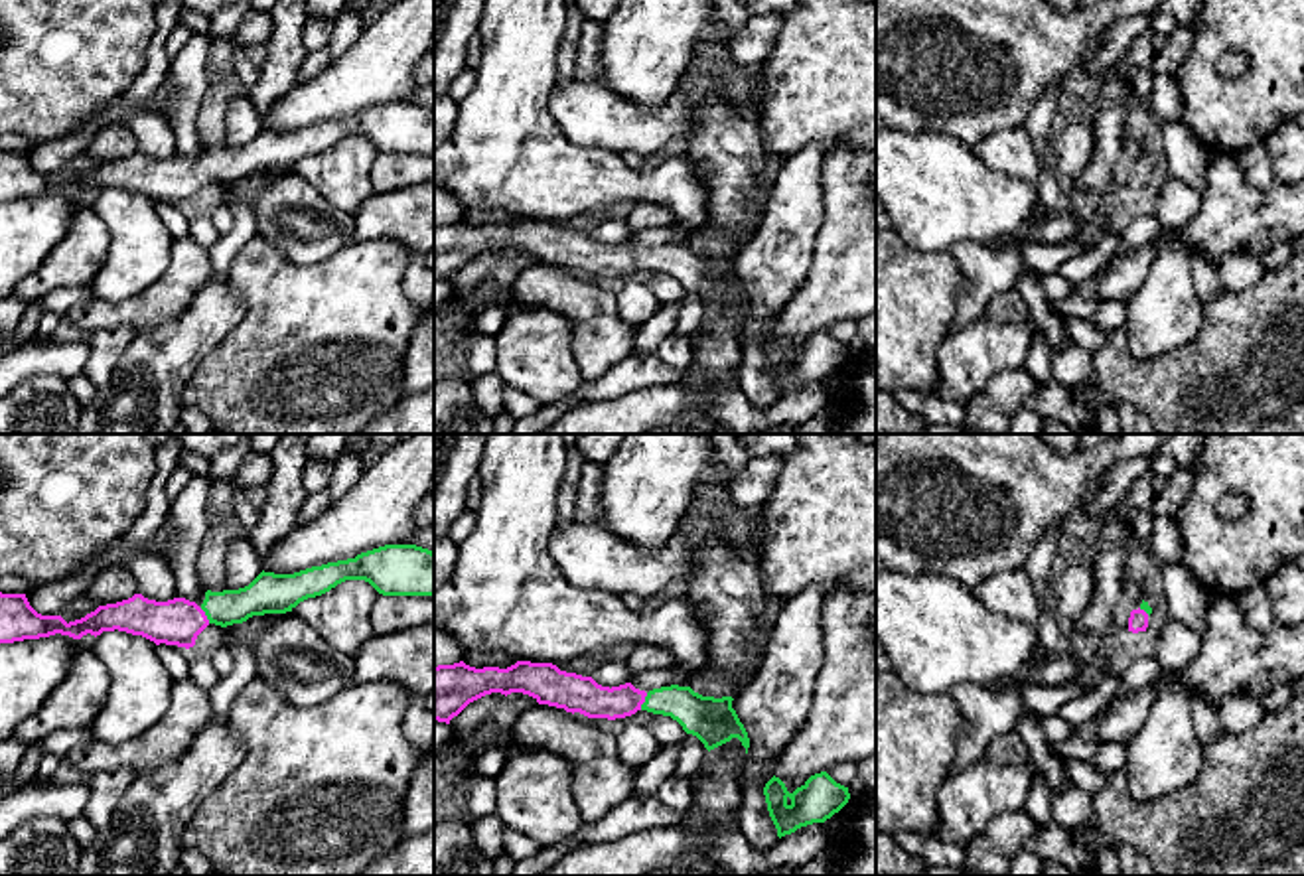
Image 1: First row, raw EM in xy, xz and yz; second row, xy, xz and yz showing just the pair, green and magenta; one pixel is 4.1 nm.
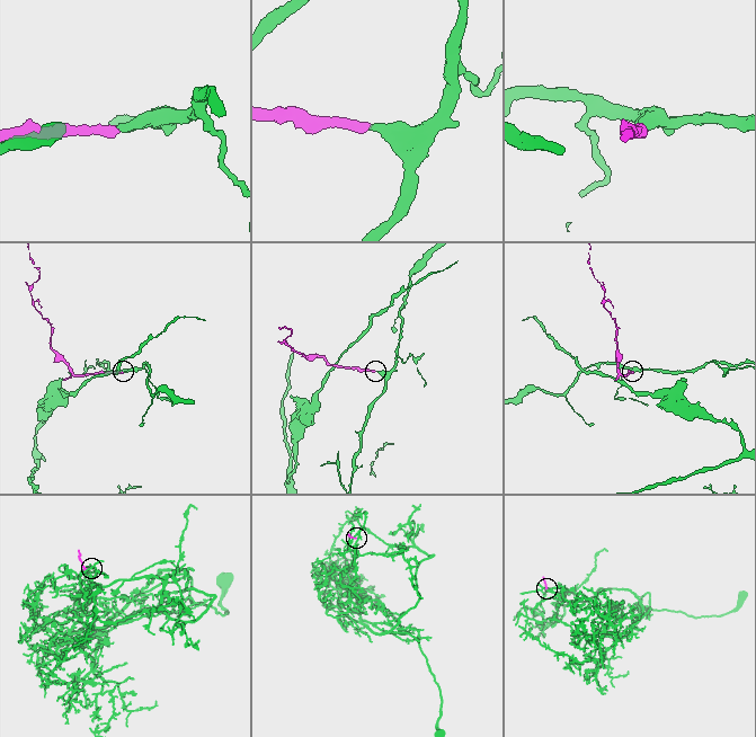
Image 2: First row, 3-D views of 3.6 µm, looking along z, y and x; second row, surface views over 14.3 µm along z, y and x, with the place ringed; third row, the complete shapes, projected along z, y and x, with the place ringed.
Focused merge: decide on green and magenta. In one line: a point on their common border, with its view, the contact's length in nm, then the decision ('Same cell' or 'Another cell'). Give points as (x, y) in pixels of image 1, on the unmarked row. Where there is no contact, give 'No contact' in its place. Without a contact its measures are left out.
Touches green at xz (646, 259). Shared border 80 nm. Same cell

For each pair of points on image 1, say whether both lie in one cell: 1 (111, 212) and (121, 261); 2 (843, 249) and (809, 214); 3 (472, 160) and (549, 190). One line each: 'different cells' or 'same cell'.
1: same cell
2: different cells
3: same cell

